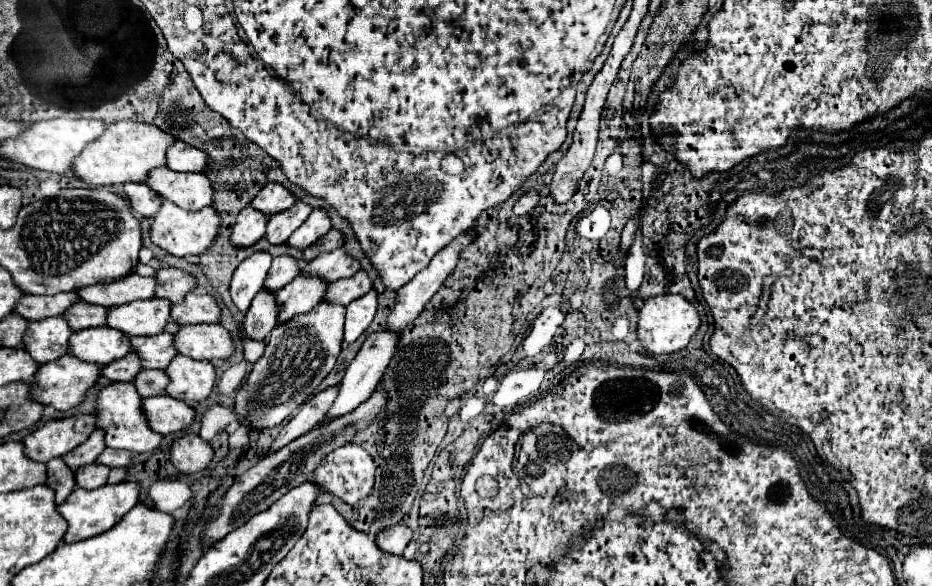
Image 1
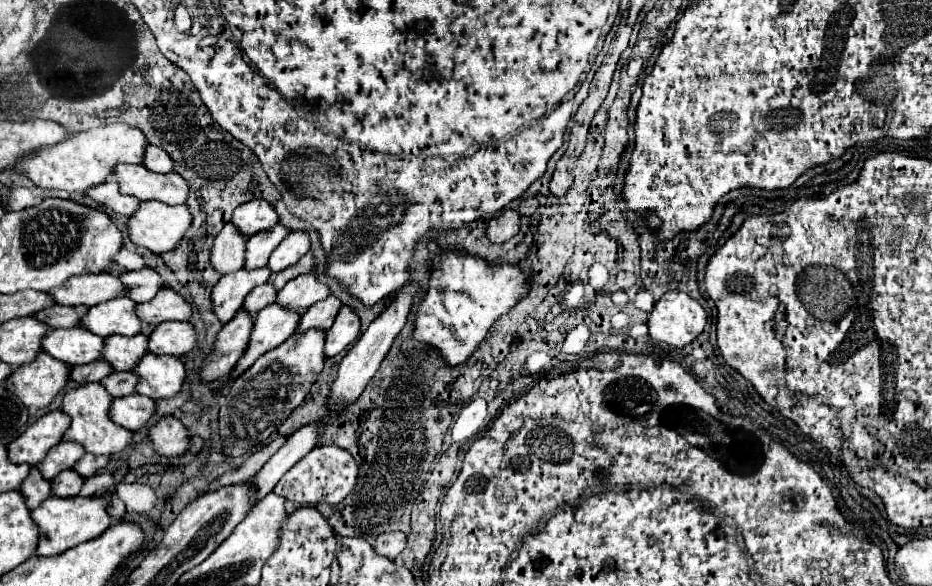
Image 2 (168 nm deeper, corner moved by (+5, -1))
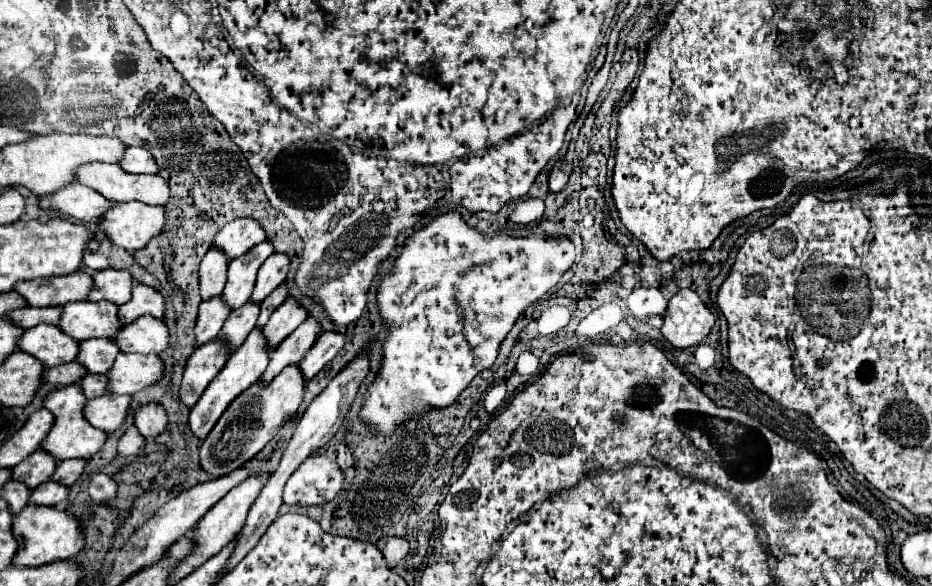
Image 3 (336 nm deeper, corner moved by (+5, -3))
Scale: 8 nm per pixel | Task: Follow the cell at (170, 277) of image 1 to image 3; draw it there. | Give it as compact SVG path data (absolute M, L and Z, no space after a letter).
M103 269L93 275L95 287L91 289L89 301L111 301L115 305L123 305L131 299L131 273L119 269Z

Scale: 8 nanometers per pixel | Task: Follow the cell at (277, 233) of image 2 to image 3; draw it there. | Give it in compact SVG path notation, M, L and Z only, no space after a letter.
M263 241L257 247L253 247L253 251L247 251L247 255L241 255L239 259L229 263L227 283L221 293L221 299L231 311L243 307L243 303L249 301L251 291L255 287L257 271L271 253L273 245L269 241Z

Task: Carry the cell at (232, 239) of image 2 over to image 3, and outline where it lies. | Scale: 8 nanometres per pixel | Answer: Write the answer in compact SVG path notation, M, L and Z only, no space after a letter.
M207 251L199 265L199 295L203 301L221 295L227 279L227 265L229 261L223 251Z

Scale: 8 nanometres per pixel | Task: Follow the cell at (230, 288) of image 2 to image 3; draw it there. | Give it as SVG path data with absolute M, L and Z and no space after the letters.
M221 297L201 303L199 313L197 313L197 323L195 323L195 347L213 341L219 335L227 315L229 311L223 305Z

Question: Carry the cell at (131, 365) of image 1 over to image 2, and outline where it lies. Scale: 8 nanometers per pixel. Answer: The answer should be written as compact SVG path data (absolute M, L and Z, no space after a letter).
M103 359L85 363L85 365L75 365L75 367L71 369L71 377L73 377L73 381L77 381L77 383L101 381L103 377L109 377L111 373L113 373L113 371L111 371L111 365L107 365L107 361L103 361Z

